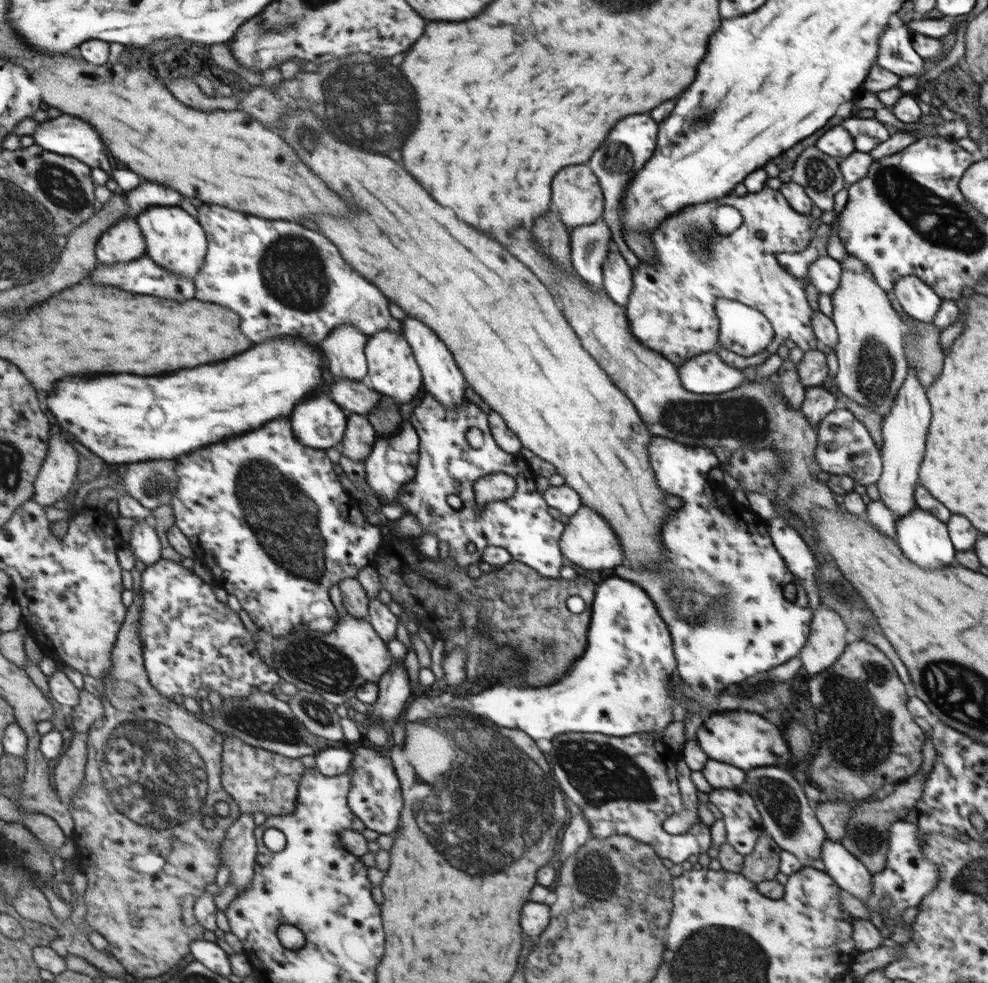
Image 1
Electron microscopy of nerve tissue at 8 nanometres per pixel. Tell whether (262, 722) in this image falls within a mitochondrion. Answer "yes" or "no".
yes

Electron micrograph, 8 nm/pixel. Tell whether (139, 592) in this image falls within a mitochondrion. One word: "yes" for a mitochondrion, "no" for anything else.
no

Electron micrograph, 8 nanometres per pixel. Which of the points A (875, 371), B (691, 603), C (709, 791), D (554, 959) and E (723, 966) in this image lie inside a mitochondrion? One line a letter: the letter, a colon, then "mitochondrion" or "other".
A: mitochondrion
B: mitochondrion
C: other
D: other
E: mitochondrion

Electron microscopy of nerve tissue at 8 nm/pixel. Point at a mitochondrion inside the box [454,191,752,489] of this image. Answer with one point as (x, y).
(697, 239)

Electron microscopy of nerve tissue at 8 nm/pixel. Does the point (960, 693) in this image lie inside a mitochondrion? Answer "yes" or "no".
yes

